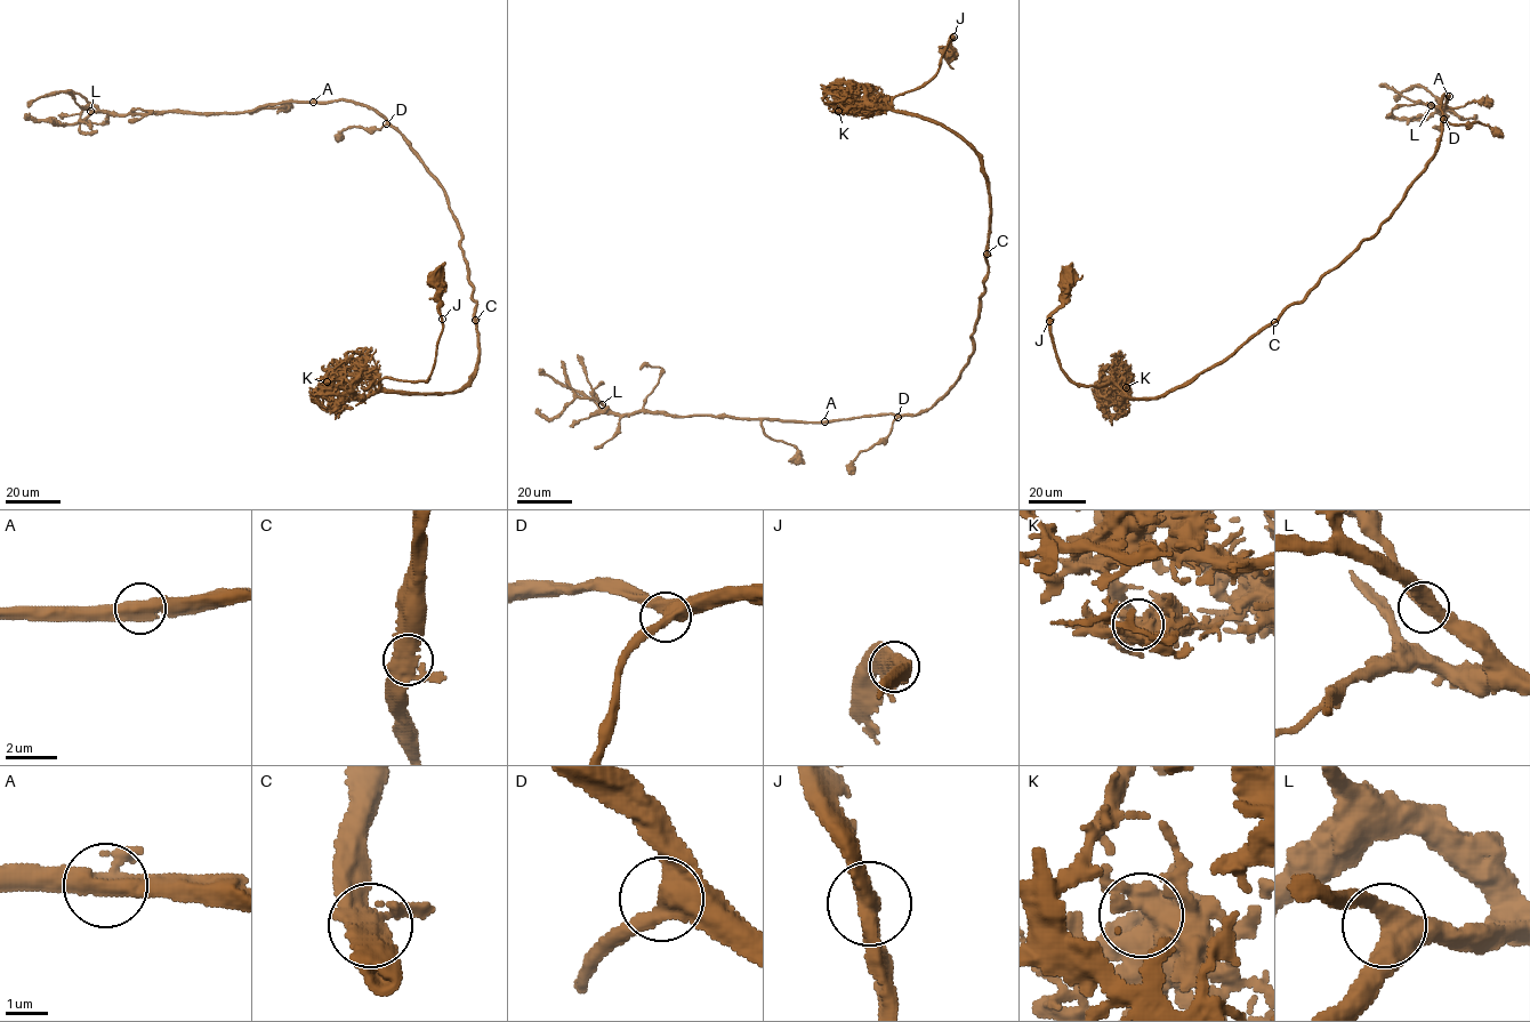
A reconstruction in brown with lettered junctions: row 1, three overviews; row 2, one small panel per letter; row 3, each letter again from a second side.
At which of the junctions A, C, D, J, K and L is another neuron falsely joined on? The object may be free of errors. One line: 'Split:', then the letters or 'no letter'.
Split: no letter

